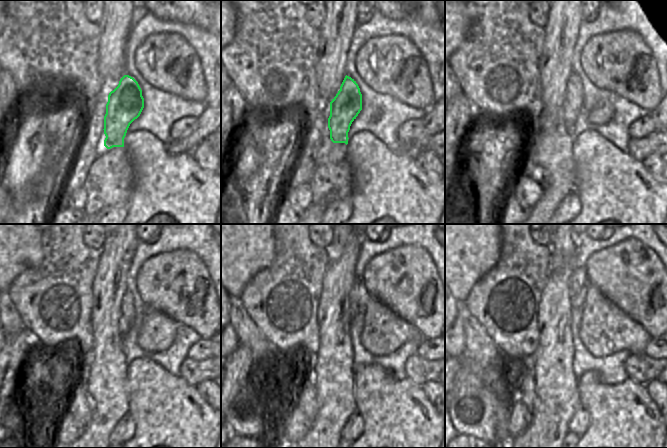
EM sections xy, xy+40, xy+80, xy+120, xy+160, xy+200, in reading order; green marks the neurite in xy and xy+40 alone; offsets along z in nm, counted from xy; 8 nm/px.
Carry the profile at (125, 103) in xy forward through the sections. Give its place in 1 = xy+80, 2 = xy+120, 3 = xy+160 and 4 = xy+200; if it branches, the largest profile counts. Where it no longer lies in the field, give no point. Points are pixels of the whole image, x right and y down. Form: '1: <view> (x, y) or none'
1: xy+80 (574, 97)
2: xy+120 (126, 320)
3: xy+160 (353, 294)
4: xy+200 (578, 279)

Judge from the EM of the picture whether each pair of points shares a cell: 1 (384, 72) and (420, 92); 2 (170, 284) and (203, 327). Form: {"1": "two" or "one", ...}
{"1": "one", "2": "one"}

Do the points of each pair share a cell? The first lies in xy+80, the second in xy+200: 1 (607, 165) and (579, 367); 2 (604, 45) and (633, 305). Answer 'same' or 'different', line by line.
1: different
2: same

